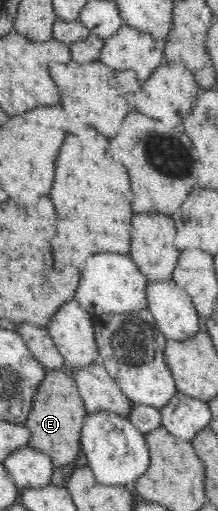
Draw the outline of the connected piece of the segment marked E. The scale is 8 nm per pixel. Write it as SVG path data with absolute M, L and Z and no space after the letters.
M44 369L42 381L34 390L33 401L26 413L25 427L29 428L29 446L48 455L54 467L73 463L81 453L81 425L86 417L85 404L78 395L74 379L61 370Z

